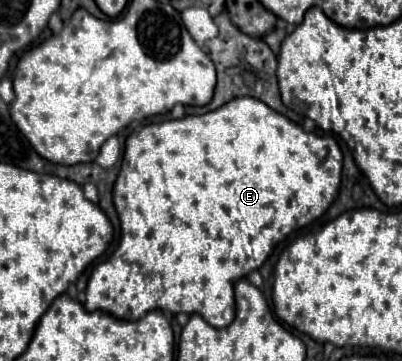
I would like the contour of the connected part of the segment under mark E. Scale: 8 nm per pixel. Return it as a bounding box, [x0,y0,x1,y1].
[86,97,342,329]

